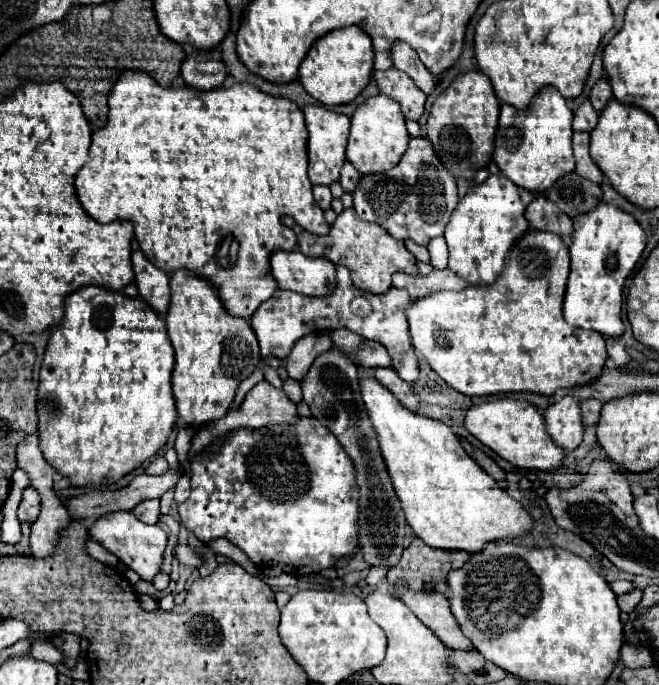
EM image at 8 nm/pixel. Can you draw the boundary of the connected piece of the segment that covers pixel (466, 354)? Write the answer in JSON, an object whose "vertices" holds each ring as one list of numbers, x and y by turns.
{"vertices":[[530,229,524,237,520,237,510,247,508,257,506,257,506,265,504,265,502,273,498,275,498,279,494,283,490,283,490,285,468,285,462,291,436,291,436,293,430,293,426,297,410,301,410,305,406,307,406,319,408,319,408,325,410,325,410,337,412,337,412,345,416,349,416,355,424,357,428,361,428,365,450,387,454,387,456,391,460,391,464,395,494,395,494,393,512,393,512,391,532,391,532,393,540,393,540,395,552,395,558,389,570,389,574,385,590,383,590,379,596,379,600,375,608,355,606,355,606,347,604,347,604,337,598,331,586,331,586,329,572,327,562,317,562,299,564,299,568,271,570,271,570,257,568,257,566,243,554,233]]}

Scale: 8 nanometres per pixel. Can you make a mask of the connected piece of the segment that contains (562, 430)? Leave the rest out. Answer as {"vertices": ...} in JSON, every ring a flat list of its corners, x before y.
{"vertices":[[564,395,554,405,548,405,548,409,544,411,544,419,546,429,556,445,560,445,566,451,572,451,580,445,584,435,584,423,580,403,574,397]]}

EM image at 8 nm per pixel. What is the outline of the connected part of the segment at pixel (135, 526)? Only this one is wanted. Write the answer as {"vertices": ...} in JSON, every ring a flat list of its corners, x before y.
{"vertices":[[114,511,102,515,90,529,90,539,98,541,102,547,106,547,110,553,114,553,122,563,126,563,130,569,134,569,144,581,152,581,152,577,158,573,162,563,162,553,166,549,168,535,158,525,146,525,142,523,132,511]]}

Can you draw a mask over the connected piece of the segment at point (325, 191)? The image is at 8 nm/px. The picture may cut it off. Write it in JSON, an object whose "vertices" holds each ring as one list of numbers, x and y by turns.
{"vertices":[[314,185,314,197,316,197,316,203,318,203,322,209,328,209,328,207,330,207,332,195,330,195,330,189,328,189,326,185]]}

